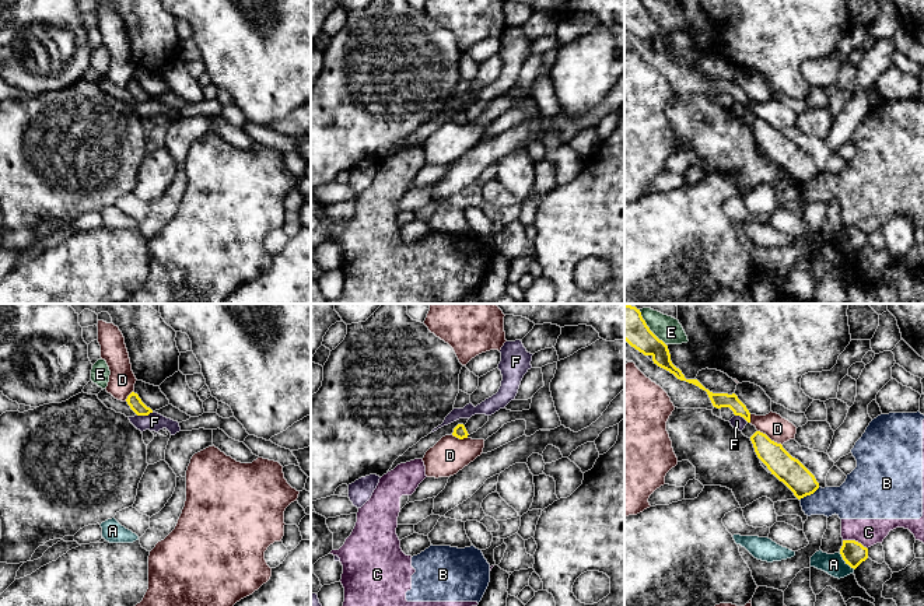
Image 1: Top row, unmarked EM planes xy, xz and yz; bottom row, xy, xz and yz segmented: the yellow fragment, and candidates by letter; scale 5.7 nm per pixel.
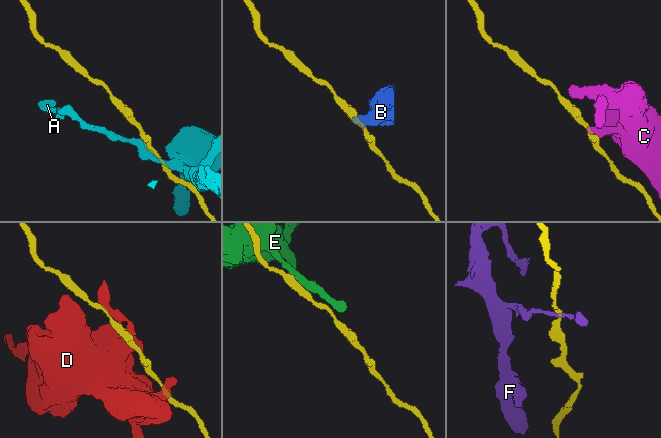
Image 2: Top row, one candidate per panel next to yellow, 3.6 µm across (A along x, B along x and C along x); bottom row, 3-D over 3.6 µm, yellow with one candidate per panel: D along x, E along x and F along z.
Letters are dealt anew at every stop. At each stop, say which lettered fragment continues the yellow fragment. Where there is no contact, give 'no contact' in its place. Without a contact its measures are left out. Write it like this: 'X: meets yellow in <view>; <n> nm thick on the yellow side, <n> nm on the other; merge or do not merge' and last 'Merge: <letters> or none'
A: meets yellow in yz; 140 nm thick on the yellow side, 120 nm on the other; do not merge
B: meets yellow in yz; 160 nm thick on the yellow side, 220 nm on the other; do not merge
C: meets yellow in yz; 140 nm thick on the yellow side, 160 nm on the other; do not merge
D: meets yellow in yz; 160 nm thick on the yellow side, 140 nm on the other; do not merge
E: meets yellow in yz; 200 nm thick on the yellow side, 150 nm on the other; do not merge
F: meets yellow in xy; 80 nm thick on the yellow side, 110 nm on the other; do not merge
Merge: none

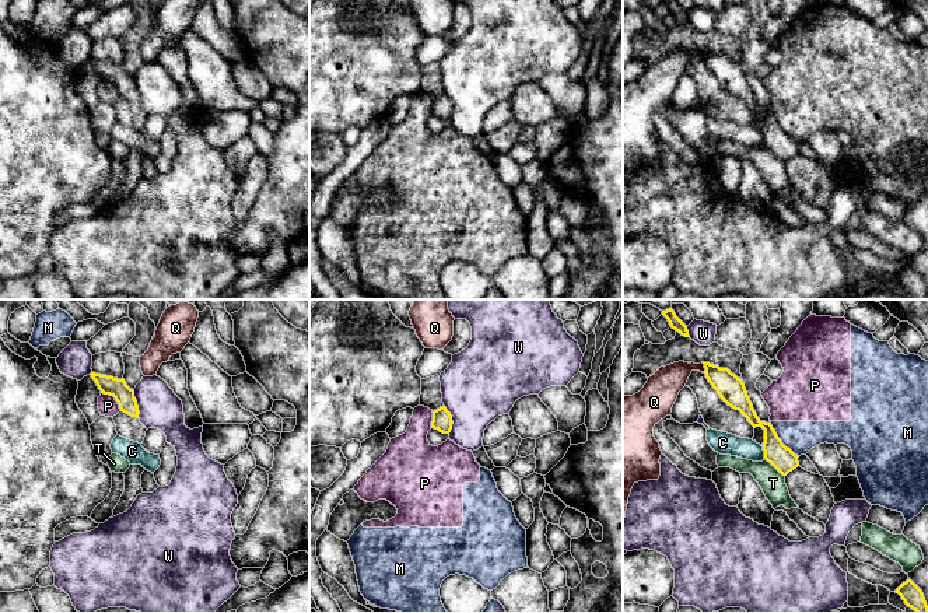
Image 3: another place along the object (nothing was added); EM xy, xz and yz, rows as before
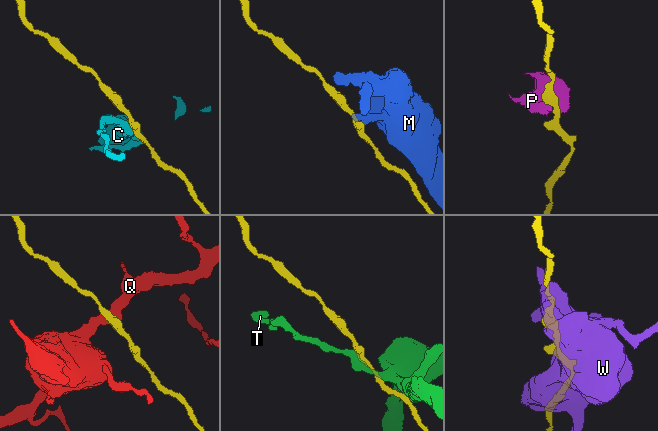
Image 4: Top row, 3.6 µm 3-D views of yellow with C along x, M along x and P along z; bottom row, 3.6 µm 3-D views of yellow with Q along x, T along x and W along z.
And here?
C: meets yellow in yz; 140 nm thick on the yellow side, 130 nm on the other; do not merge
M: meets yellow in yz; 140 nm thick on the yellow side, 180 nm on the other; do not merge
P: meets yellow in xy; 110 nm thick on the yellow side, 110 nm on the other; do not merge
Q: meets yellow in yz; 160 nm thick on the yellow side, 180 nm on the other; do not merge
T: meets yellow in yz; 140 nm thick on the yellow side, 140 nm on the other; do not merge
W: meets yellow in xz; 110 nm thick on the yellow side, 420 nm on the other; do not merge
Merge: none

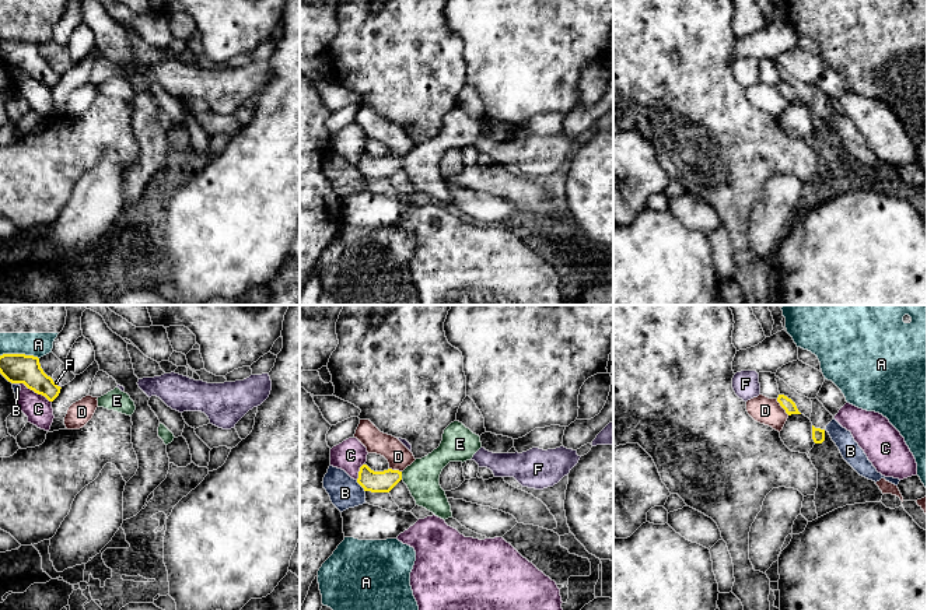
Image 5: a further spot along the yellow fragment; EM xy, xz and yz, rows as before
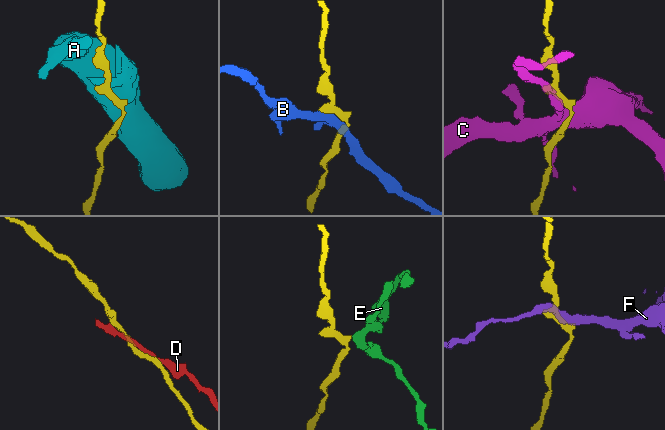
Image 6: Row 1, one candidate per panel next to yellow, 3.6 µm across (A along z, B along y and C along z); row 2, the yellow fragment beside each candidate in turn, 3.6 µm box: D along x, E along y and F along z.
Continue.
A: meets yellow in xy; 180 nm thick on the yellow side, 140 nm on the other; do not merge
B: meets yellow in xz; 130 nm thick on the yellow side, 180 nm on the other; do not merge
C: meets yellow in xy; 180 nm thick on the yellow side, 160 nm on the other; do not merge
D: meets yellow in yz; 70 nm thick on the yellow side, 150 nm on the other; do not merge
E: meets yellow in xz; 130 nm thick on the yellow side, 200 nm on the other; do not merge
F: meets yellow in xy; 180 nm thick on the yellow side, 20 nm on the other; do not merge
Merge: none

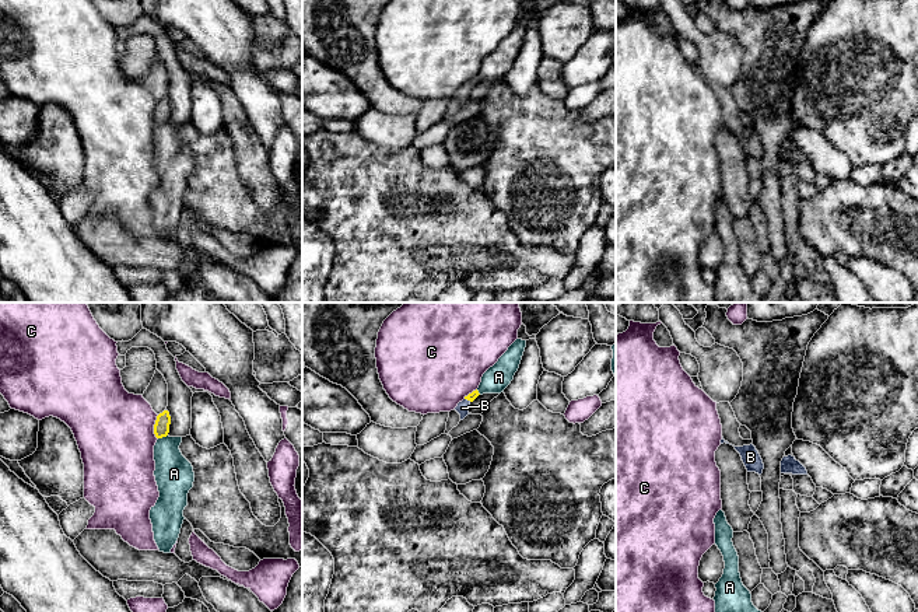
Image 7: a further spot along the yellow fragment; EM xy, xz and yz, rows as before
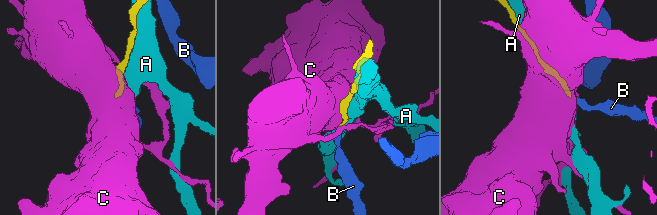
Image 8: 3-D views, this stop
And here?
A: meets yellow in xy; 90 nm thick on the yellow side, 220 nm on the other; do not merge
B: meets yellow in xz; 50 nm thick on the yellow side, 70 nm on the other; merge
C: meets yellow in xy; 90 nm thick on the yellow side, 460 nm on the other; do not merge
Merge: B

